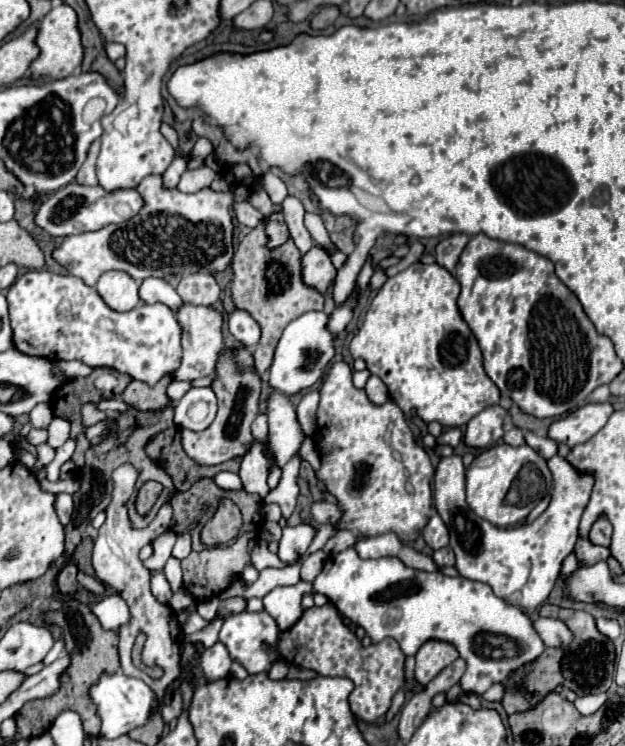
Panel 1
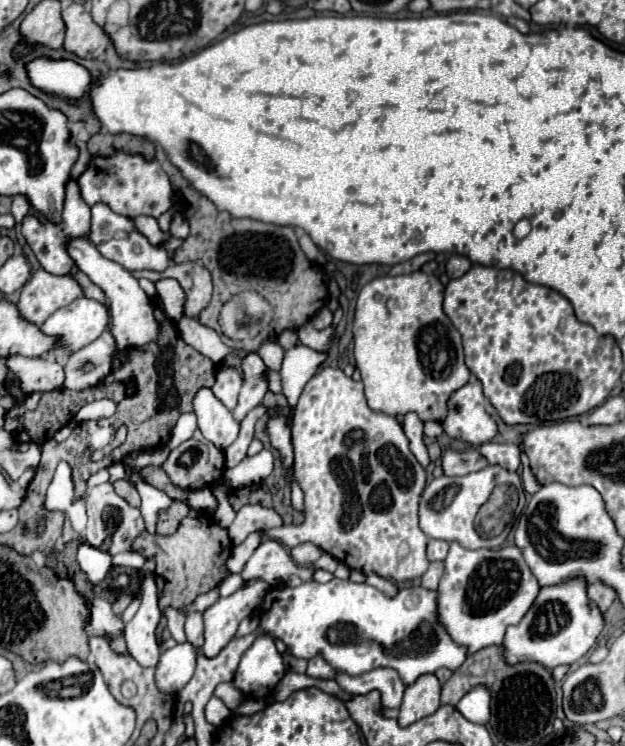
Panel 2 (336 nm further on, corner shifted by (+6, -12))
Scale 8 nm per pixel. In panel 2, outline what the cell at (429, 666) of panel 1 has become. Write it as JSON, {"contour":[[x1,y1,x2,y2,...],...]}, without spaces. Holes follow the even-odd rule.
{"contour":[[434,674,420,676,412,686,406,688,400,704,400,726,410,726,440,708,440,682]]}

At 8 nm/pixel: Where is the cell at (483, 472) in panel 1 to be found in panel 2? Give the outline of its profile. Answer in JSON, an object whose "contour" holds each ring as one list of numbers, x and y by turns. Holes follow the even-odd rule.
{"contour":[[486,466,480,472,472,472,460,478,450,478,450,476,440,476,434,478,422,492,420,496,420,528,428,538,438,538,446,542,458,542,464,548,478,550,478,548,500,548,506,536,496,536,492,540,482,540,474,532,474,518,478,508,488,500,490,492,498,484,514,484,518,492,522,494,522,480,516,472,508,472,506,468,500,466]]}

